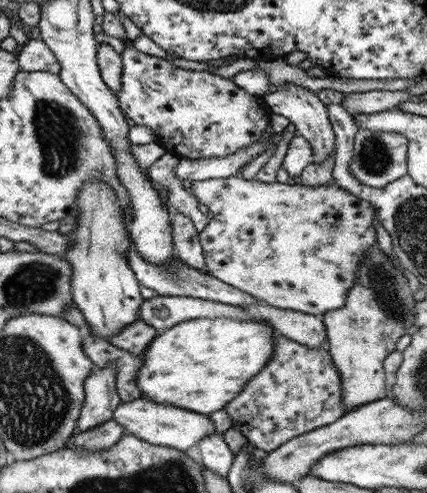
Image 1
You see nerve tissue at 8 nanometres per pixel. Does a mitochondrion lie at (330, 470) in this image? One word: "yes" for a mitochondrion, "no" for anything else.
no

